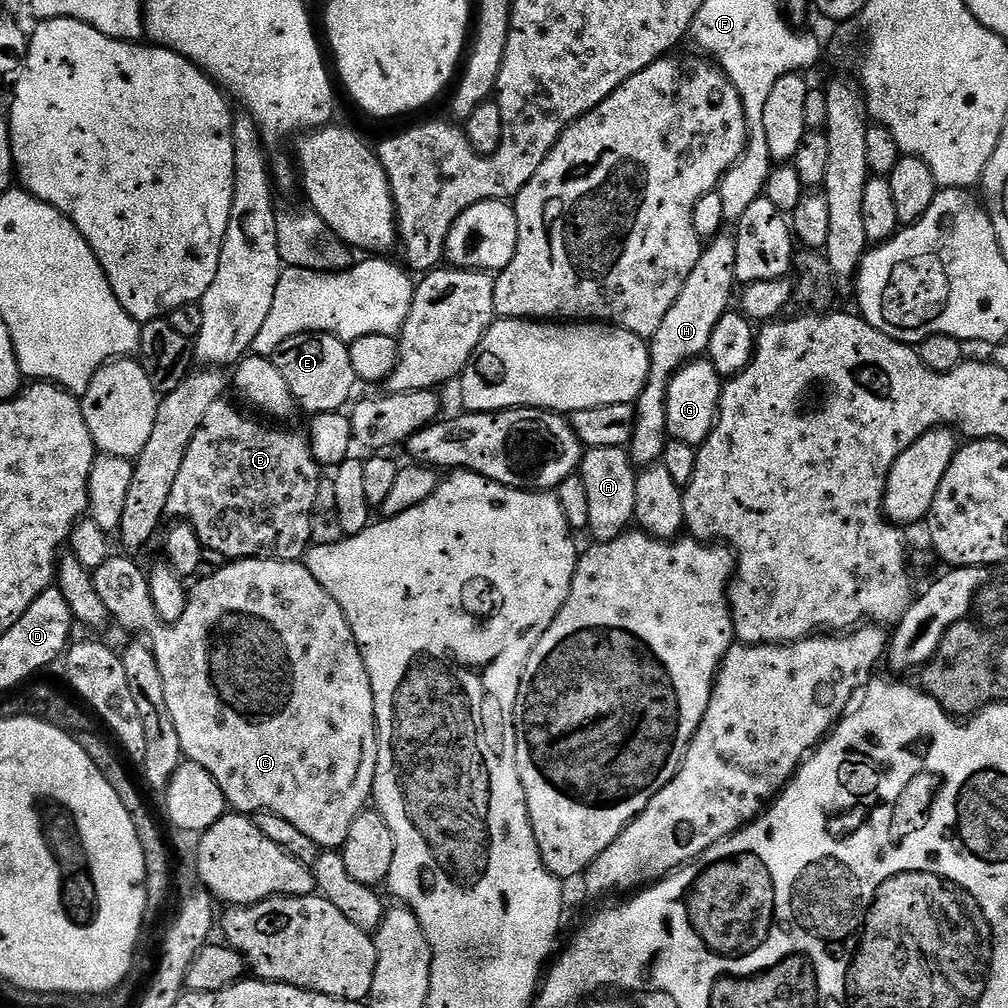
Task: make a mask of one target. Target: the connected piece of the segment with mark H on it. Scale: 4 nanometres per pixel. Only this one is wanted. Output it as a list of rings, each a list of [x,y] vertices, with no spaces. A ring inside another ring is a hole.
[[[732,234],[715,236],[707,247],[701,251],[698,258],[698,266],[694,266],[694,270],[690,270],[690,278],[686,278],[686,286],[682,286],[682,294],[678,294],[678,298],[674,302],[674,306],[670,306],[670,311],[666,314],[666,318],[662,318],[662,326],[658,326],[658,330],[650,338],[648,381],[640,397],[634,401],[636,406],[636,425],[634,426],[634,434],[632,435],[632,443],[630,445],[630,455],[633,464],[647,466],[657,463],[663,457],[668,430],[666,426],[666,406],[664,405],[666,394],[668,393],[668,384],[672,381],[672,375],[680,369],[680,365],[703,357],[707,353],[710,346],[710,338],[714,333],[714,328],[718,325],[718,320],[730,310],[731,304],[728,303],[731,300],[733,303],[734,300],[732,287],[737,287],[737,284],[736,237]]]

